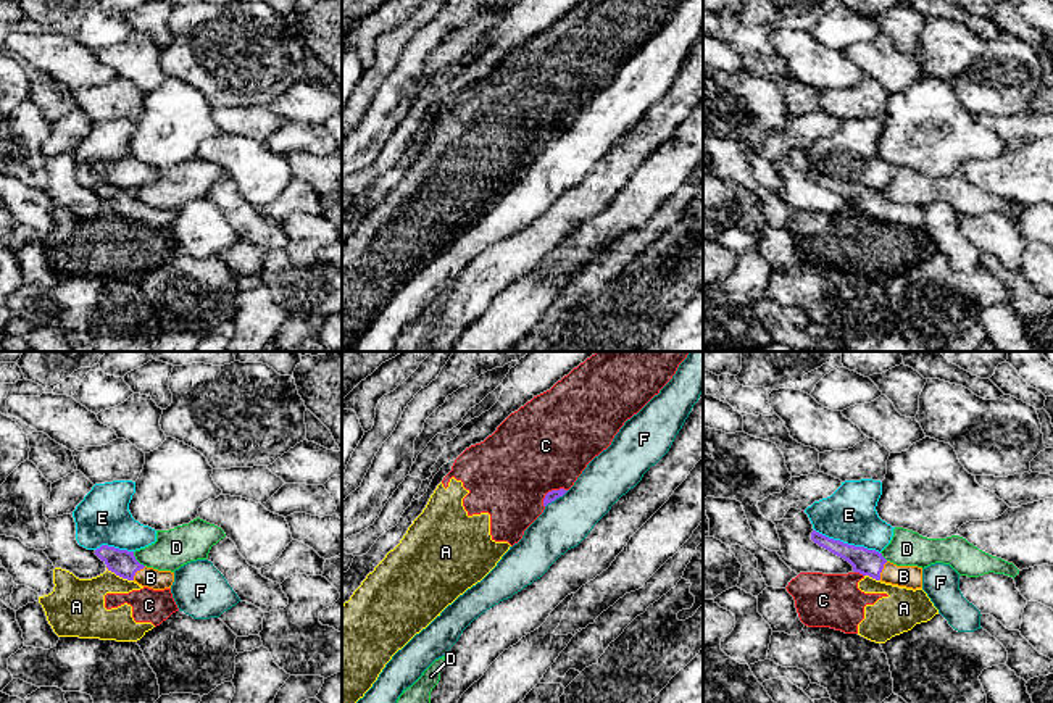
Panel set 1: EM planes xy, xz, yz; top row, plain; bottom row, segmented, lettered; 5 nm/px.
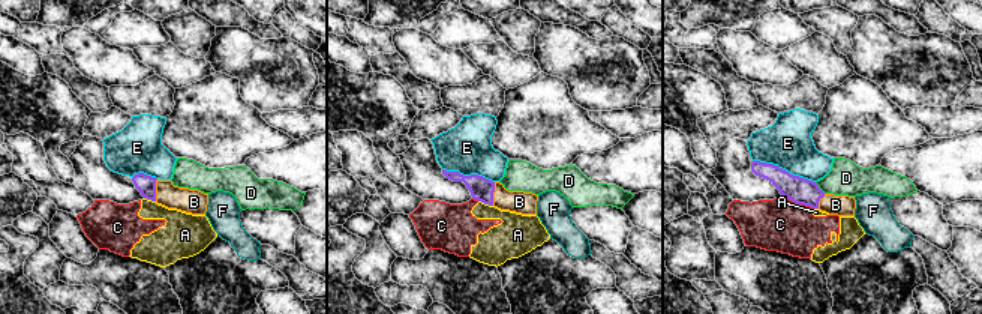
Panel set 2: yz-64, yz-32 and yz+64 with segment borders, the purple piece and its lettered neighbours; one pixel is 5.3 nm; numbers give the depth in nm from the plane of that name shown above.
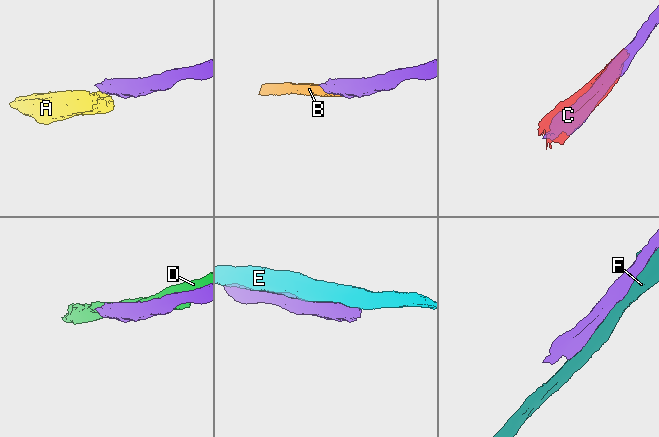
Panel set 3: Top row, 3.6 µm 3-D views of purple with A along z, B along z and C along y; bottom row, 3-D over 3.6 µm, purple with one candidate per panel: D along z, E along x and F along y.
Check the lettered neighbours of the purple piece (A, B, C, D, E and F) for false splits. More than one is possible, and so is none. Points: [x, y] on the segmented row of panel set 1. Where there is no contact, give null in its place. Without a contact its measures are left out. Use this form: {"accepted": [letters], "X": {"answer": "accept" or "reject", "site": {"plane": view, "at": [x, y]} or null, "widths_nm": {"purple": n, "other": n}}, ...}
{"accepted": ["B"], "A": {"answer": "reject", "site": {"plane": "xy", "at": [120, 576]}, "widths_nm": {"purple": 140, "other": 260}}, "B": {"answer": "accept", "site": {"plane": "yz", "at": [881, 571]}, "widths_nm": {"purple": 130, "other": 110}}, "C": {"answer": "reject", "site": {"plane": "xz", "at": [552, 490]}, "widths_nm": {"purple": 50, "other": 440}}, "D": {"answer": "reject", "site": {"plane": "xy", "at": [136, 560]}, "widths_nm": {"purple": 140, "other": 190}}, "E": {"answer": "reject", "site": {"plane": "yz", "at": [847, 544]}, "widths_nm": {"purple": 130, "other": 280}}, "F": {"answer": "reject", "site": {"plane": "xz", "at": [557, 497]}, "widths_nm": {"purple": 50, "other": 240}}}

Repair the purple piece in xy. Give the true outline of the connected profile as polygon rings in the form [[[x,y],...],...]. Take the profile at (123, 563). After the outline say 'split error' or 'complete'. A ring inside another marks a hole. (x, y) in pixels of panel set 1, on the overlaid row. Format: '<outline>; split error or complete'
[[[102,545],[95,550],[95,555],[106,564],[108,571],[123,579],[134,580],[142,587],[164,590],[171,589],[174,582],[174,572],[158,571],[140,564],[135,559],[134,551]]]; split error

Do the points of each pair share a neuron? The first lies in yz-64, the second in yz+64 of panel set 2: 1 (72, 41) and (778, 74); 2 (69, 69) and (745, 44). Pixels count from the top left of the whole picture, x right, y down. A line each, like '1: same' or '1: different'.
1: same
2: different

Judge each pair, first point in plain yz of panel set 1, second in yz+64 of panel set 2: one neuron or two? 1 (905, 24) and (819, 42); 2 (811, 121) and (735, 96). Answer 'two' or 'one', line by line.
1: two
2: two

